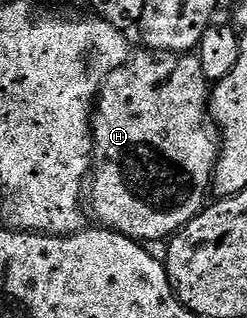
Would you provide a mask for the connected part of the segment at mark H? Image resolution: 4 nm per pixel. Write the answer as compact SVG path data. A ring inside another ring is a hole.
M134 50L122 67L115 69L105 78L105 84L101 86L101 92L97 95L93 109L93 165L91 178L87 183L87 207L92 218L94 215L97 218L94 220L100 226L110 231L117 231L120 235L126 235L129 239L135 239L142 245L153 245L149 243L155 242L156 239L165 241L176 235L199 212L204 211L210 202L217 154L221 152L221 133L209 114L211 84L203 77L203 65L199 65L196 54L176 55L170 51L140 50Z

